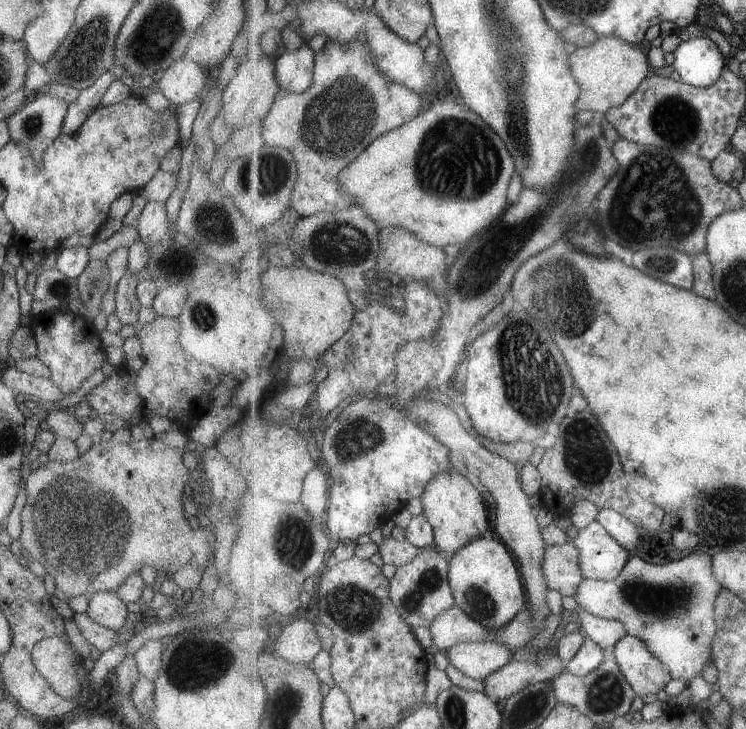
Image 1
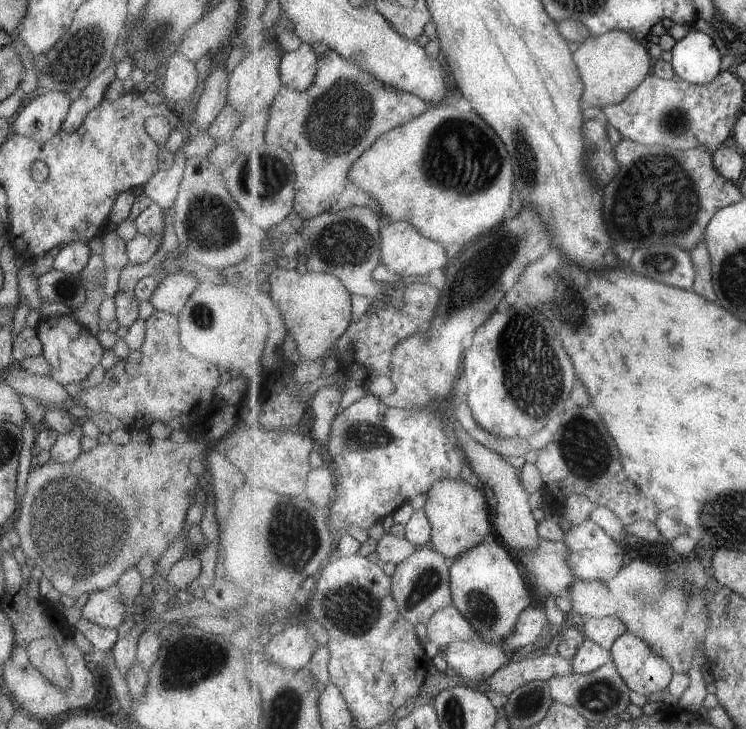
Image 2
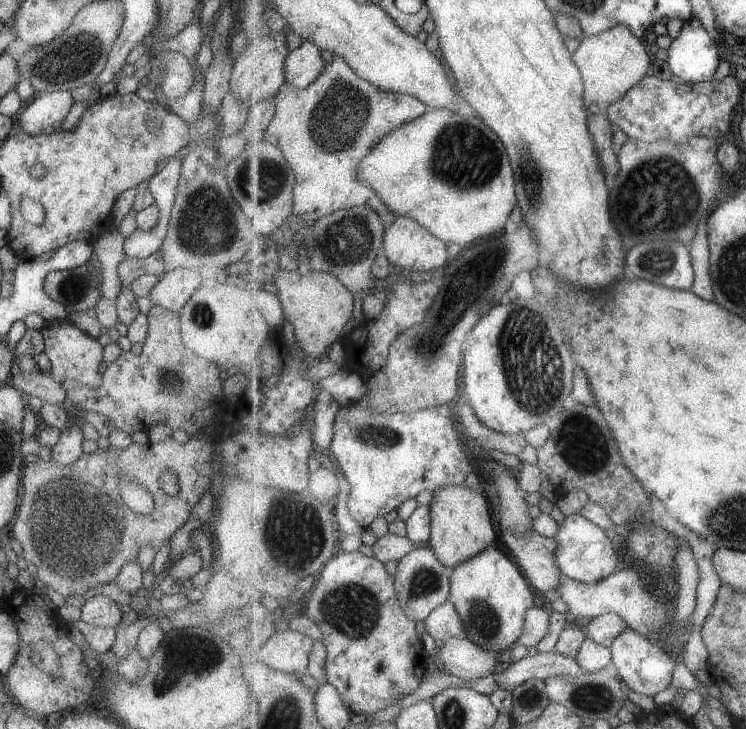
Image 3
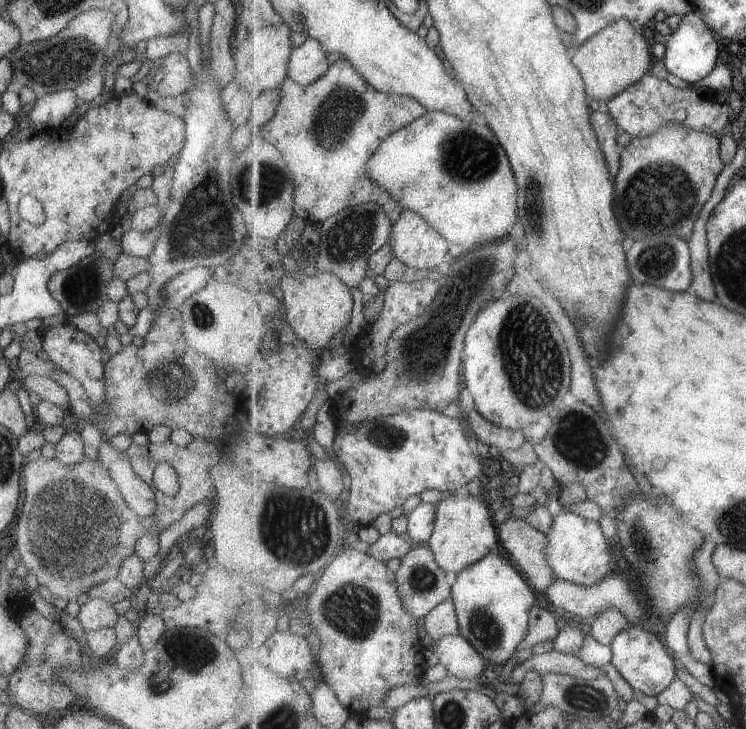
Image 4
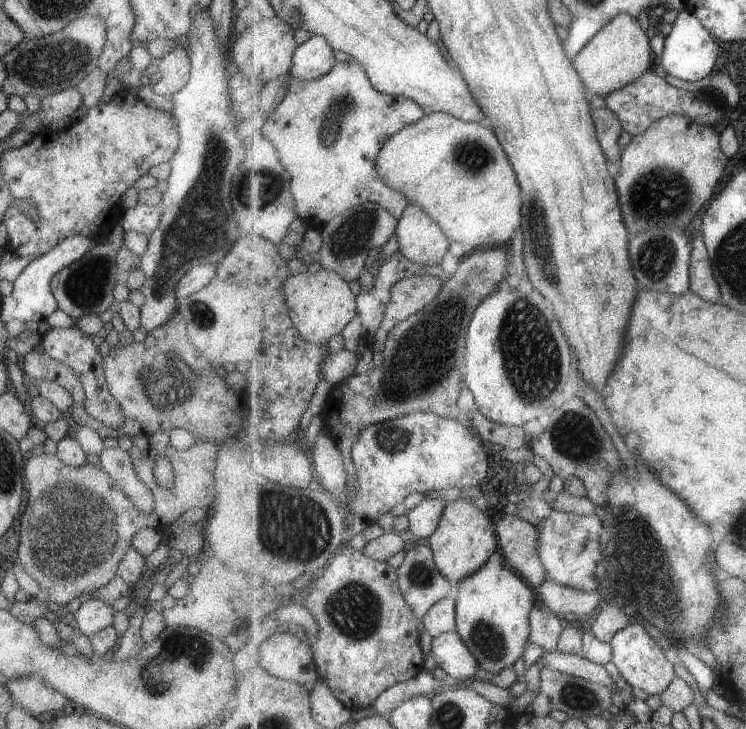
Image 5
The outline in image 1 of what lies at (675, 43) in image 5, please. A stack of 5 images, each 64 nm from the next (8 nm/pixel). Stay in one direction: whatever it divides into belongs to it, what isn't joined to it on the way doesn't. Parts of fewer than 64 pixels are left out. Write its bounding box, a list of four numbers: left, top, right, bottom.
[674,35,728,87]

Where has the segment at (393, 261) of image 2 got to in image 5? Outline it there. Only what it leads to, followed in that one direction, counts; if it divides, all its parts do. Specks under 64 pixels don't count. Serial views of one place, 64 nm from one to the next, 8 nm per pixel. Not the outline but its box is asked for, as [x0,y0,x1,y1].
[395,206,451,265]

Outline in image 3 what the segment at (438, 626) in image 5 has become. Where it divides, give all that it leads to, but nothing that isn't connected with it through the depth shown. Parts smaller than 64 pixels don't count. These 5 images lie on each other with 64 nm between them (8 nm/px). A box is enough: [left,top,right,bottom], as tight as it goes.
[425,601,468,645]

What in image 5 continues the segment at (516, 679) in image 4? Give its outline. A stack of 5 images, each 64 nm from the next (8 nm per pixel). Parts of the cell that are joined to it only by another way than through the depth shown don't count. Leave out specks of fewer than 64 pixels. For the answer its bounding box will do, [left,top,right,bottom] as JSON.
[540,650,619,693]

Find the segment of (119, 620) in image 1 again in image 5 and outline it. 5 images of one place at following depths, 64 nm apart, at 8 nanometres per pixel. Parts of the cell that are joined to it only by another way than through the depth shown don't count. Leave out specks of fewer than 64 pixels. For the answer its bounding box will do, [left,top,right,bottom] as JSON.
[73,598,114,636]

